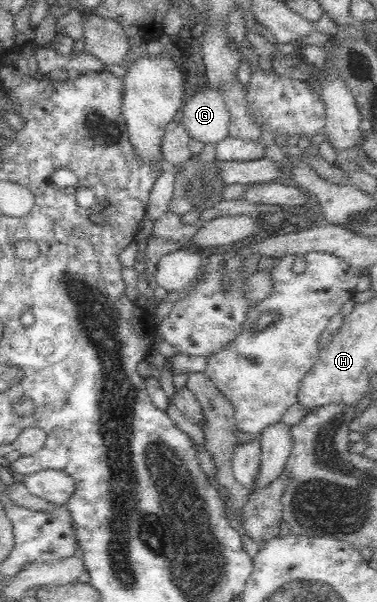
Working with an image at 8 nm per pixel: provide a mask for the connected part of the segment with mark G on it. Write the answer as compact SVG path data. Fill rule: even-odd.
M208 86L182 105L182 122L192 138L215 146L228 134L229 114L222 95Z

